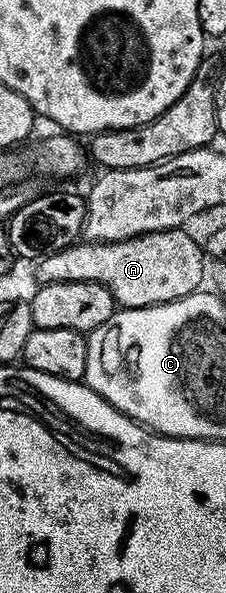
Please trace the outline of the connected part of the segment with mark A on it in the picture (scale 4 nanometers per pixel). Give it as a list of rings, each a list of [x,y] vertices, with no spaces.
[[[182,229],[159,230],[153,234],[142,234],[139,238],[127,238],[121,242],[94,242],[80,240],[58,252],[48,254],[35,263],[37,283],[46,282],[97,282],[112,293],[117,307],[133,310],[143,306],[159,306],[162,302],[173,302],[188,294],[195,294],[205,281],[203,262],[206,254],[202,246],[190,238]]]

